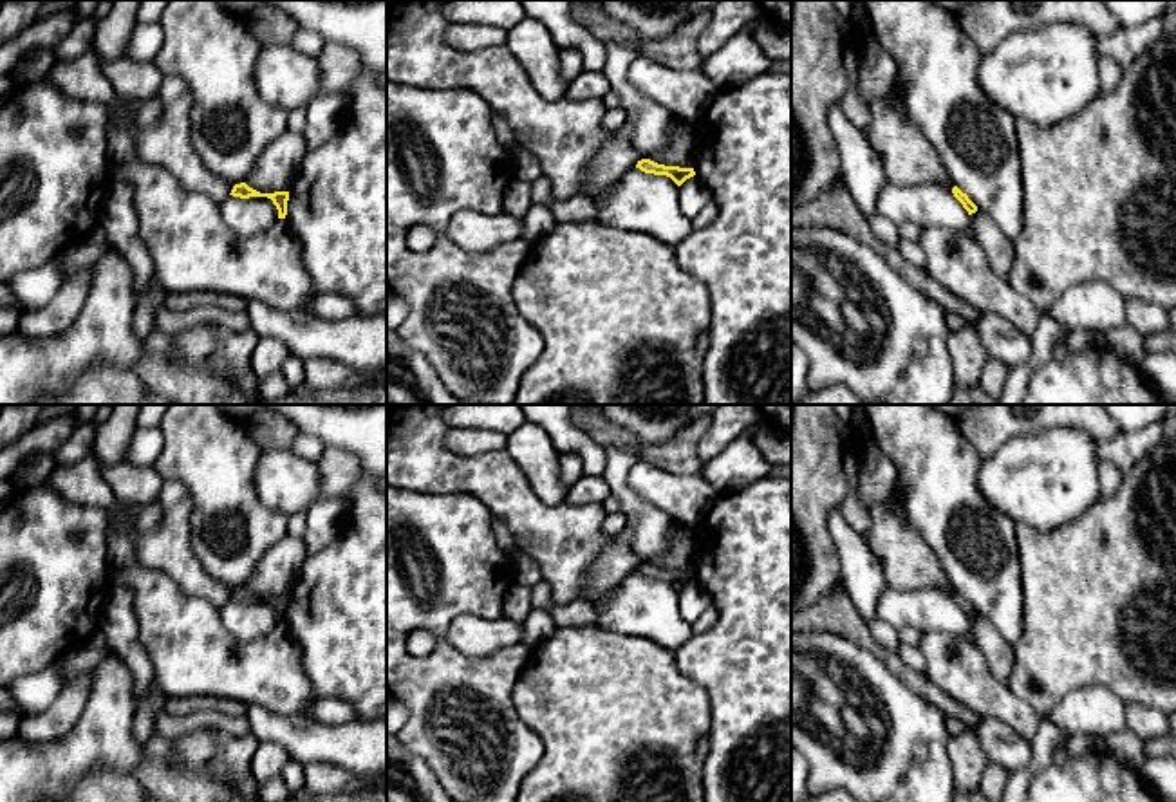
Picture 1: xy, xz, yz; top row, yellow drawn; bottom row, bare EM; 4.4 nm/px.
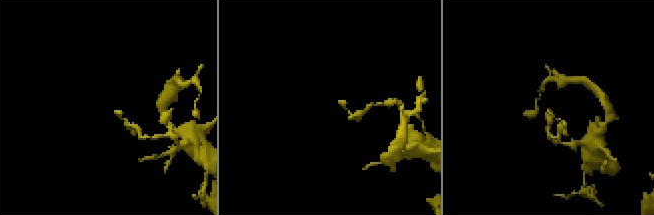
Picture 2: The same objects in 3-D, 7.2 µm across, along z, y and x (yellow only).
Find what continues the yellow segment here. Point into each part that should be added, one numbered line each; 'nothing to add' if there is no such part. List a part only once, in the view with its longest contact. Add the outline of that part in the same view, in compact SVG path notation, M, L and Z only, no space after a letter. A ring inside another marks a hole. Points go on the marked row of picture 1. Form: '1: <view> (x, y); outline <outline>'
nothing to add

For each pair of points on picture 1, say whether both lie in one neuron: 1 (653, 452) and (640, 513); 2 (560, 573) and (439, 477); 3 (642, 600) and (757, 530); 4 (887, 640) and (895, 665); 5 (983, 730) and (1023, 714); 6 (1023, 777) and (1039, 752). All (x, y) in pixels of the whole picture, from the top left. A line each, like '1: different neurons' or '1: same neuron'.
1: different neurons
2: same neuron
3: different neurons
4: different neurons
5: different neurons
6: same neuron

